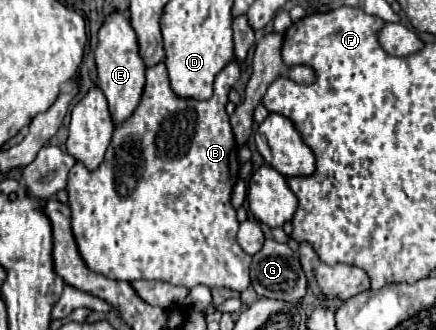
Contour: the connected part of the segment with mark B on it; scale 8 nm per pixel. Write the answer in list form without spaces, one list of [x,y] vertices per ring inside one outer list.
[[[158,63],[150,69],[146,69],[146,87],[144,87],[144,95],[140,99],[138,109],[132,113],[130,119],[126,119],[120,127],[114,129],[112,141],[108,145],[106,157],[102,161],[102,165],[96,171],[86,171],[86,167],[82,163],[76,163],[70,171],[68,177],[68,207],[70,207],[70,217],[72,217],[72,233],[74,239],[78,243],[78,251],[86,263],[86,267],[90,267],[90,271],[104,275],[108,279],[120,279],[120,281],[134,281],[134,279],[158,279],[158,281],[166,281],[172,285],[184,285],[184,287],[196,287],[196,285],[206,285],[210,289],[232,289],[242,293],[244,289],[250,287],[250,263],[252,257],[246,255],[236,239],[238,235],[238,221],[236,221],[236,211],[230,205],[230,193],[232,187],[238,179],[238,151],[236,151],[236,141],[232,135],[232,127],[228,121],[228,113],[226,113],[226,103],[228,103],[228,91],[230,87],[238,81],[240,77],[240,69],[234,63],[226,65],[214,81],[214,95],[208,101],[196,101],[196,99],[178,99],[174,95],[174,91],[170,89],[170,81],[168,81],[168,73],[164,63]]]

